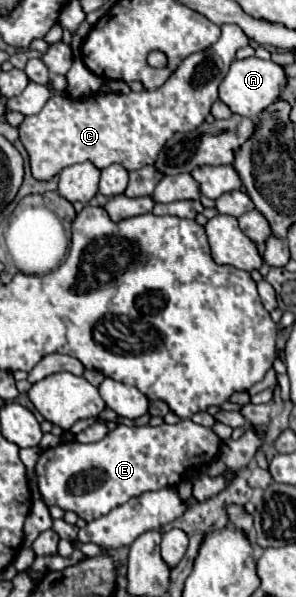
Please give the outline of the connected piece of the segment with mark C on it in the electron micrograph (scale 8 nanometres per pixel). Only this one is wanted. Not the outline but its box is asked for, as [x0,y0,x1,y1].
[20,24,248,180]

